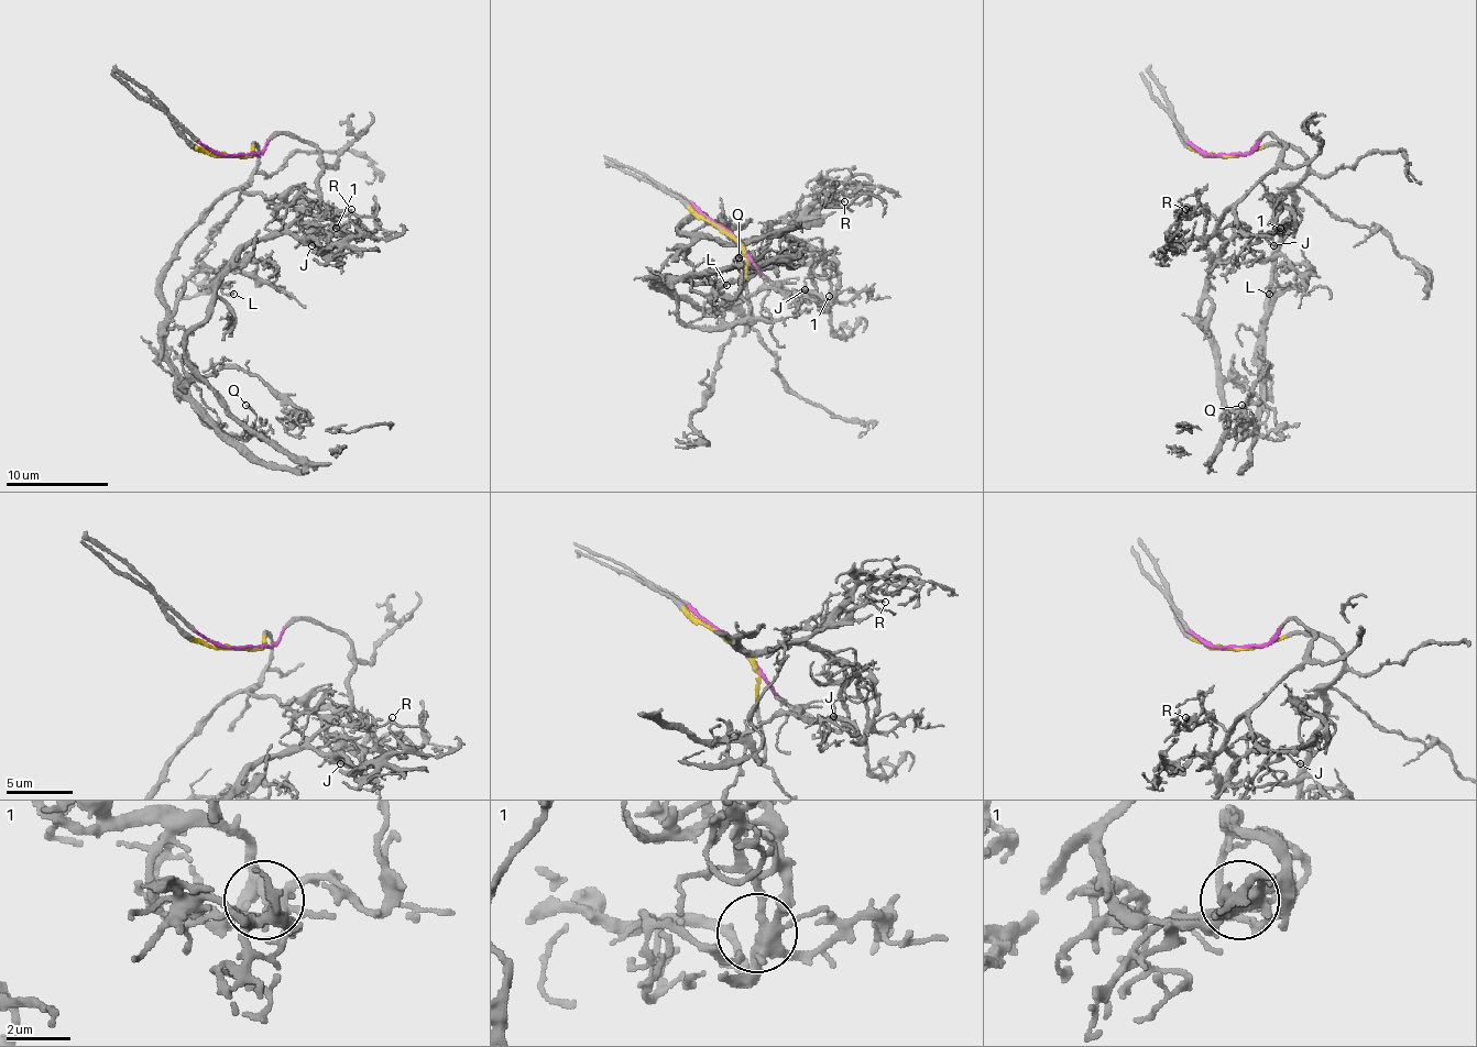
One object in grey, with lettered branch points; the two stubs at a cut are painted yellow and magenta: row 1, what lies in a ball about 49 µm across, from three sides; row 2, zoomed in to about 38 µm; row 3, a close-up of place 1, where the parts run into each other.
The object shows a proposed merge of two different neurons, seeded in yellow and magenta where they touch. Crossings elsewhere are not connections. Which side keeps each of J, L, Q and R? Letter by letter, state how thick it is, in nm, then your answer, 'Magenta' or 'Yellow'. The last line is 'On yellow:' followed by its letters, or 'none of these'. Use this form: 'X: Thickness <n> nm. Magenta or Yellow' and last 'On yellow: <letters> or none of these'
J: Thickness 130 nm. Yellow
L: Thickness 150 nm. Yellow
Q: Thickness 140 nm. Yellow
R: Thickness 100 nm. Magenta
On yellow: J, L, Q

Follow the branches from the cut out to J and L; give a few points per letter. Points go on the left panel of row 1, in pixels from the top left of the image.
J: (237, 154), (249, 156), (256, 149), (247, 193), (331, 210), (336, 230), (314, 235), (310, 245)
L: (237, 154), (256, 149), (252, 177), (162, 282), (173, 307), (193, 274), (229, 264), (233, 295)

